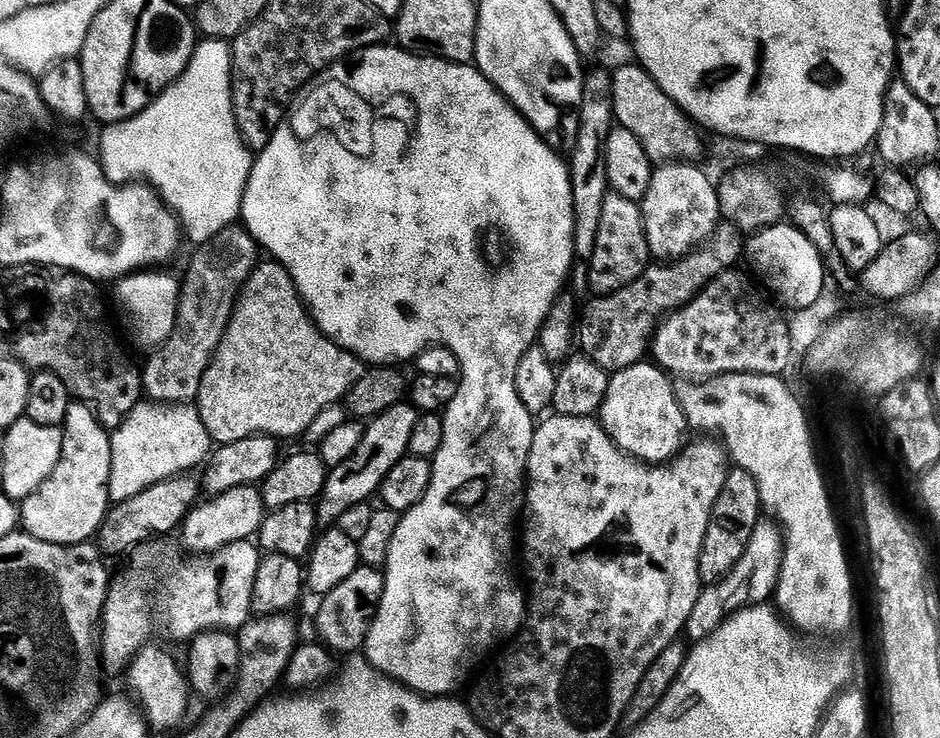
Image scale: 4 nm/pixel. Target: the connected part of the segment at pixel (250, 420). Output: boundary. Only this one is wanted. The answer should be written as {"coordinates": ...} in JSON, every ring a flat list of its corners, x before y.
{"coordinates":[[264,262,257,266,244,284,243,295,284,296,284,301,277,308,271,308,264,300,257,304,239,305,238,315,228,323,226,334,216,347,212,363,202,378,198,397,202,422,217,445,233,444,251,436,274,436,281,441,291,436,303,437,318,414,327,407,339,405,347,397,348,391,364,376,365,365,353,352,339,348,326,333,320,331,312,313,304,307,295,282,281,264]]}

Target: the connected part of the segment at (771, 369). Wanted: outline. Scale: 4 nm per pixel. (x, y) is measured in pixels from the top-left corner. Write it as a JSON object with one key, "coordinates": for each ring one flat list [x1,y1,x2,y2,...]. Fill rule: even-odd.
{"coordinates":[[740,270,721,271,720,276,711,280,689,304,677,307,677,312,675,309,659,325,651,341,650,352,651,355,656,355,655,363,665,373,692,382,715,380,717,376,730,374,785,375,784,371,792,360,792,332,788,329,783,314,764,301,765,293,752,285,753,277,749,276,743,276]]}

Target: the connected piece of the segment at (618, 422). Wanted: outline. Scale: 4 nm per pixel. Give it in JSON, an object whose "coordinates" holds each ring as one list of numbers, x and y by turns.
{"coordinates":[[652,362,635,364,626,370,615,373,609,379,608,393,598,413,598,419,610,434,610,438,623,452,653,466,663,466,679,456,686,444,684,435,690,432,690,425,688,419,684,417,684,411,676,397,673,381]]}

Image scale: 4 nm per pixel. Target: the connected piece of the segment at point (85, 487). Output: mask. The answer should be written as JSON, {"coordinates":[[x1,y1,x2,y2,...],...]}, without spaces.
{"coordinates":[[79,402,70,404,62,431,64,445,58,466,54,466,50,478,19,505,19,523,29,536,42,542,87,544,99,533,108,516,112,438,109,429,101,426,95,412]]}

